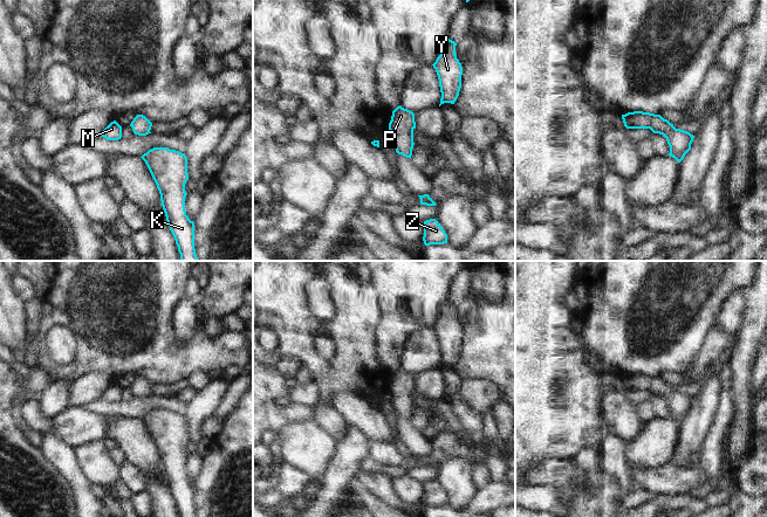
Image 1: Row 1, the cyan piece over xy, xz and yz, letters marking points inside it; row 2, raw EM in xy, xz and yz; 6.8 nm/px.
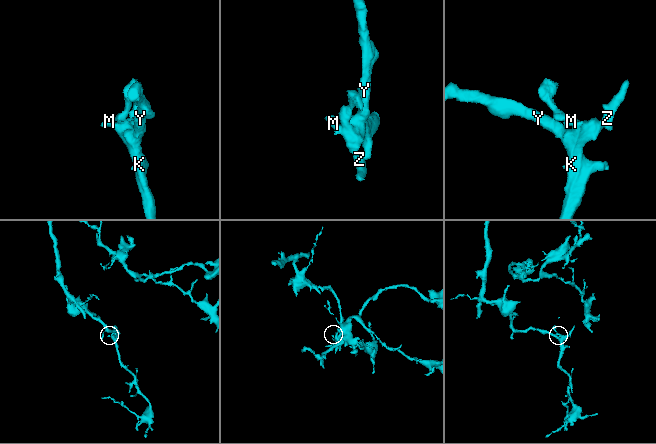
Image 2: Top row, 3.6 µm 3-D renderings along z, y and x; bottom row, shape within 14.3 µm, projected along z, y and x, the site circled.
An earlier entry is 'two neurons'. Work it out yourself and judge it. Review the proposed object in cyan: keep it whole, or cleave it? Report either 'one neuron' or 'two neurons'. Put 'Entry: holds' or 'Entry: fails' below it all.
one neuron
Entry: fails

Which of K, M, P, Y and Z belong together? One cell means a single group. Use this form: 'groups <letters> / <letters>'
groups K M P Y Z

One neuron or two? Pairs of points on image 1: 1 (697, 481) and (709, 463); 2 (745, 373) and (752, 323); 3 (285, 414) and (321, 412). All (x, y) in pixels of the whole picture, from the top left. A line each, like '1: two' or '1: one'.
1: two
2: one
3: two

